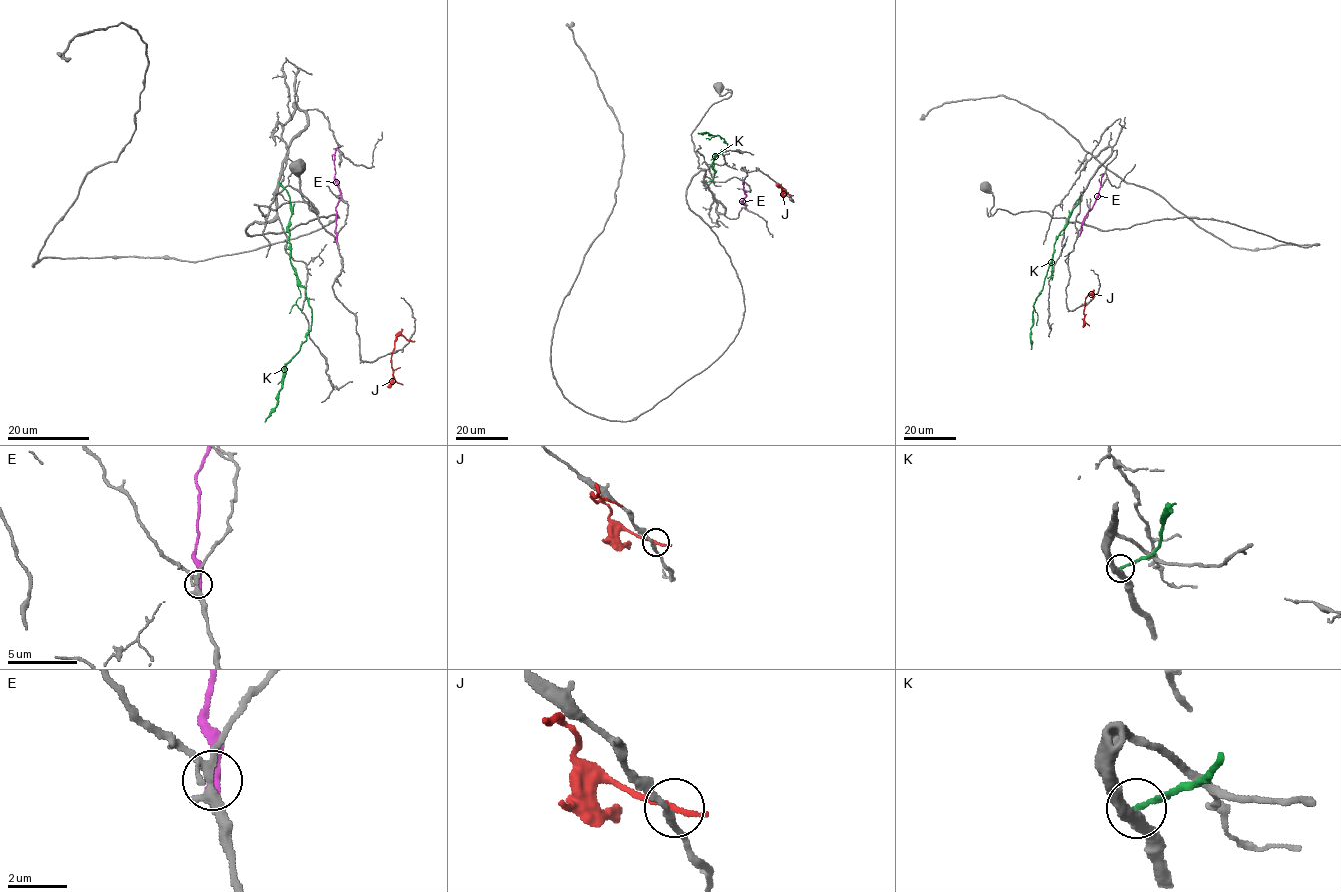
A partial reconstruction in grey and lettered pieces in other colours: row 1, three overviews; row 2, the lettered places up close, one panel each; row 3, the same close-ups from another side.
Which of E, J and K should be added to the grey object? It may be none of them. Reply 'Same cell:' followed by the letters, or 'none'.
Same cell: none

